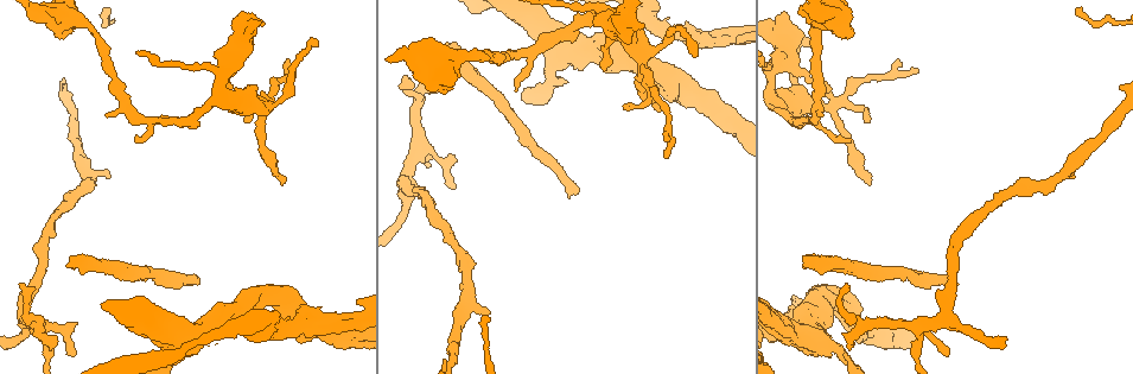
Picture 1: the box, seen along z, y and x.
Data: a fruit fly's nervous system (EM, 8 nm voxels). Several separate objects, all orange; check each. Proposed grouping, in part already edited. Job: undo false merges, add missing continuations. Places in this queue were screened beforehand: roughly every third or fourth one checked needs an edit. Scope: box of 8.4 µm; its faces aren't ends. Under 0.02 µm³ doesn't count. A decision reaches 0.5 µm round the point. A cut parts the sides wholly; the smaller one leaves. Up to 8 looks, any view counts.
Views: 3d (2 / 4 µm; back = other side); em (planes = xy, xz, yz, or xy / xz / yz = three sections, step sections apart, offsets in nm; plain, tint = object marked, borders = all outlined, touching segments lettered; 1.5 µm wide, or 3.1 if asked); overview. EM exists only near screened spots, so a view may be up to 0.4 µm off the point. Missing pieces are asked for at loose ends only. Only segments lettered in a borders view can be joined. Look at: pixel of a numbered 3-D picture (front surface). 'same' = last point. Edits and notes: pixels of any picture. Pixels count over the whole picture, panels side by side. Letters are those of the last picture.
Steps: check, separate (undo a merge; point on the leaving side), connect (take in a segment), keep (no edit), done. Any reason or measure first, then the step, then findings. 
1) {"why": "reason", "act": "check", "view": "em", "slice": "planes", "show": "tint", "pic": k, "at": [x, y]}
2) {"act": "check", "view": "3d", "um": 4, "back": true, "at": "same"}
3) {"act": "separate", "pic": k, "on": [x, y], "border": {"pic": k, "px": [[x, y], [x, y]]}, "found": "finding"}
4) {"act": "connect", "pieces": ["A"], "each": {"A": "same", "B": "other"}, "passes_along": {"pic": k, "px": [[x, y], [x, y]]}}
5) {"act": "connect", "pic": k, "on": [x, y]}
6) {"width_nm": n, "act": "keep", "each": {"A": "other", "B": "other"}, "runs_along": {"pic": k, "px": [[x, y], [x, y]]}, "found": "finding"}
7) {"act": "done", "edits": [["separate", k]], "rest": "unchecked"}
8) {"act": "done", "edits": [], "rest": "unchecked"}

{"why": "three arms meet", "act": "check", "view": "em", "slice": "planes", "show": "borders", "pic": 1, "at": [946, 316]}

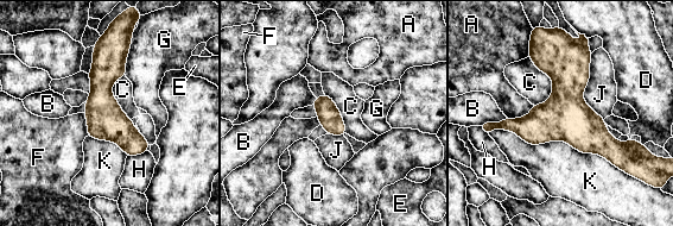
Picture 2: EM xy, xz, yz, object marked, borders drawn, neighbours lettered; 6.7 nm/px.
{"longest_contact_nm": ["K", 950], "act": "keep", "each": {"A": "other", "B": "other", "C": "other", "D": "other", "E": "other", "F": "other", "G": "other", "H": "other", "J": "other", "K": "other"}, "found": "all the same neuron"}

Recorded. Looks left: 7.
{"why": "abrupt turn", "act": "check", "view": "em", "slice": "planes", "show": "tint", "pic": 1, "at": [231, 312]}

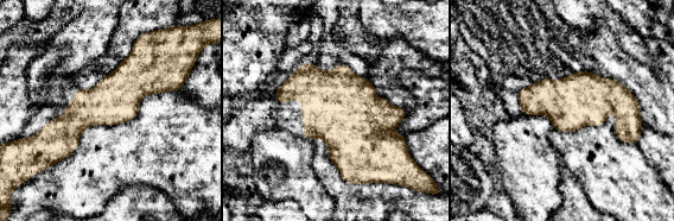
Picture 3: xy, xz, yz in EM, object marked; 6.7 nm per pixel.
{"why": "see the neighbours", "act": "check", "view": "em", "slice": "planes", "show": "borders", "at": "same"}

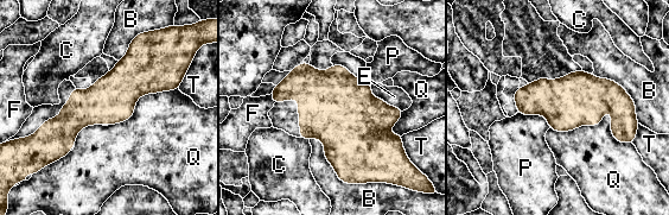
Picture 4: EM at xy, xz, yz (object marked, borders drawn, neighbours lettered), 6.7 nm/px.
{"act": "keep", "each": {"B": "other", "C": "other", "E": "other", "F": "other", "P": "other", "Q": "other", "T": "other"}, "runs_along": {"pic": 4, "px": [[132, 48], [56, 156]]}, "found": "continuous, no second neuron"}

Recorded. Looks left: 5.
{"why": "branch stops here", "act": "check", "view": "em", "slice": "yz", "step": 4, "show": "borders", "pic": 1, "at": [658, 108]}

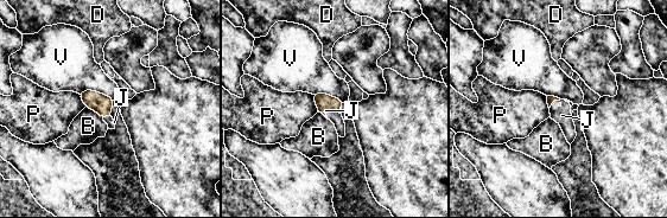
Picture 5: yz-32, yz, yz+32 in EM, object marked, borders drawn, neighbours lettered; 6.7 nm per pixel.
{"act": "connect", "pieces": ["J"], "each": {"B": "other", "D": "other", "J": "same", "P": "other", "V": "other"}, "passes_along": {"pic": 5, "px": [[323, 101], [332, 108], [332, 114]]}, "found": "it goes on there"}

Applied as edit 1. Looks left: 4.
{"act": "done", "edits": [["connect", 5]], "rest": "unchecked"}

